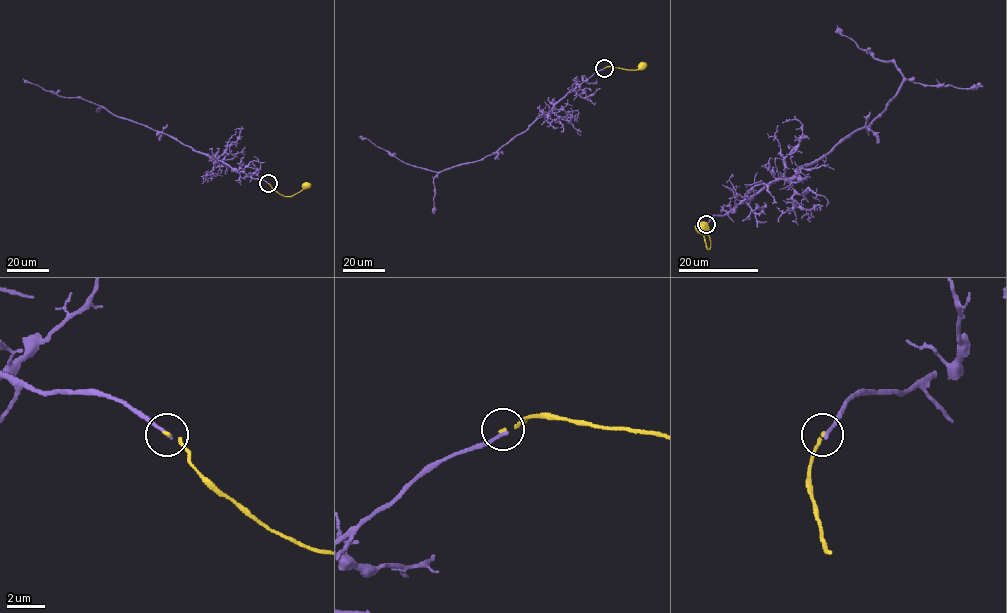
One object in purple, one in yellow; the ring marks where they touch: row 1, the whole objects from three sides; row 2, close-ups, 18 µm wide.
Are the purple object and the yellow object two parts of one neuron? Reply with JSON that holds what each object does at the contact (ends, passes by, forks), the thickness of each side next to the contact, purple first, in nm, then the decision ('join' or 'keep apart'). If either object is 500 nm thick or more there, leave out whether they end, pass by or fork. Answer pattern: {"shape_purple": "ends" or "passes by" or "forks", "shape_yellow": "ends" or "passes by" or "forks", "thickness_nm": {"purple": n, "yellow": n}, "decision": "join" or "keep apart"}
{"shape_purple": "ends", "shape_yellow": "ends", "thickness_nm": {"purple": 200, "yellow": 150}, "decision": "keep apart"}

